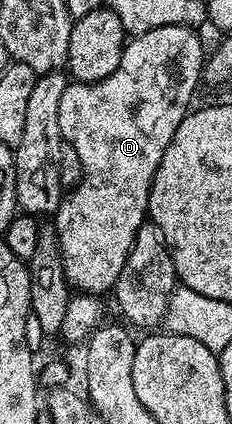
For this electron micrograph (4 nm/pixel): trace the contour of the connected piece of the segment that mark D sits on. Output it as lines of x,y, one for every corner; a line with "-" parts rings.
171,24
170,26
158,26
158,30
150,30
141,36
131,37
124,45
124,53
118,62
118,70
114,70
114,74
110,74
93,84
70,82
66,86
66,90
62,90
62,102
58,106
60,134
67,143
74,146
74,150
78,150
78,158
82,158
84,173
80,181
76,183
76,187
71,189
61,199
60,208
54,214
54,223
56,225
60,249
62,250
64,273
66,274
69,285
77,293
99,297
103,297
105,295
104,292
111,293
118,282
118,274
122,274
122,266
126,266
126,258
134,246
134,238
138,234
140,227
145,224
146,217
148,216
150,186
152,185
154,174
158,170
158,162
162,162
162,154
166,154
166,146
170,146
170,138
174,138
174,130
178,130
182,118
188,115
190,109
193,107
192,95
195,94
196,87
201,87
202,84
206,48
204,52
204,44
200,41
200,36
196,32
199,31
187,24

